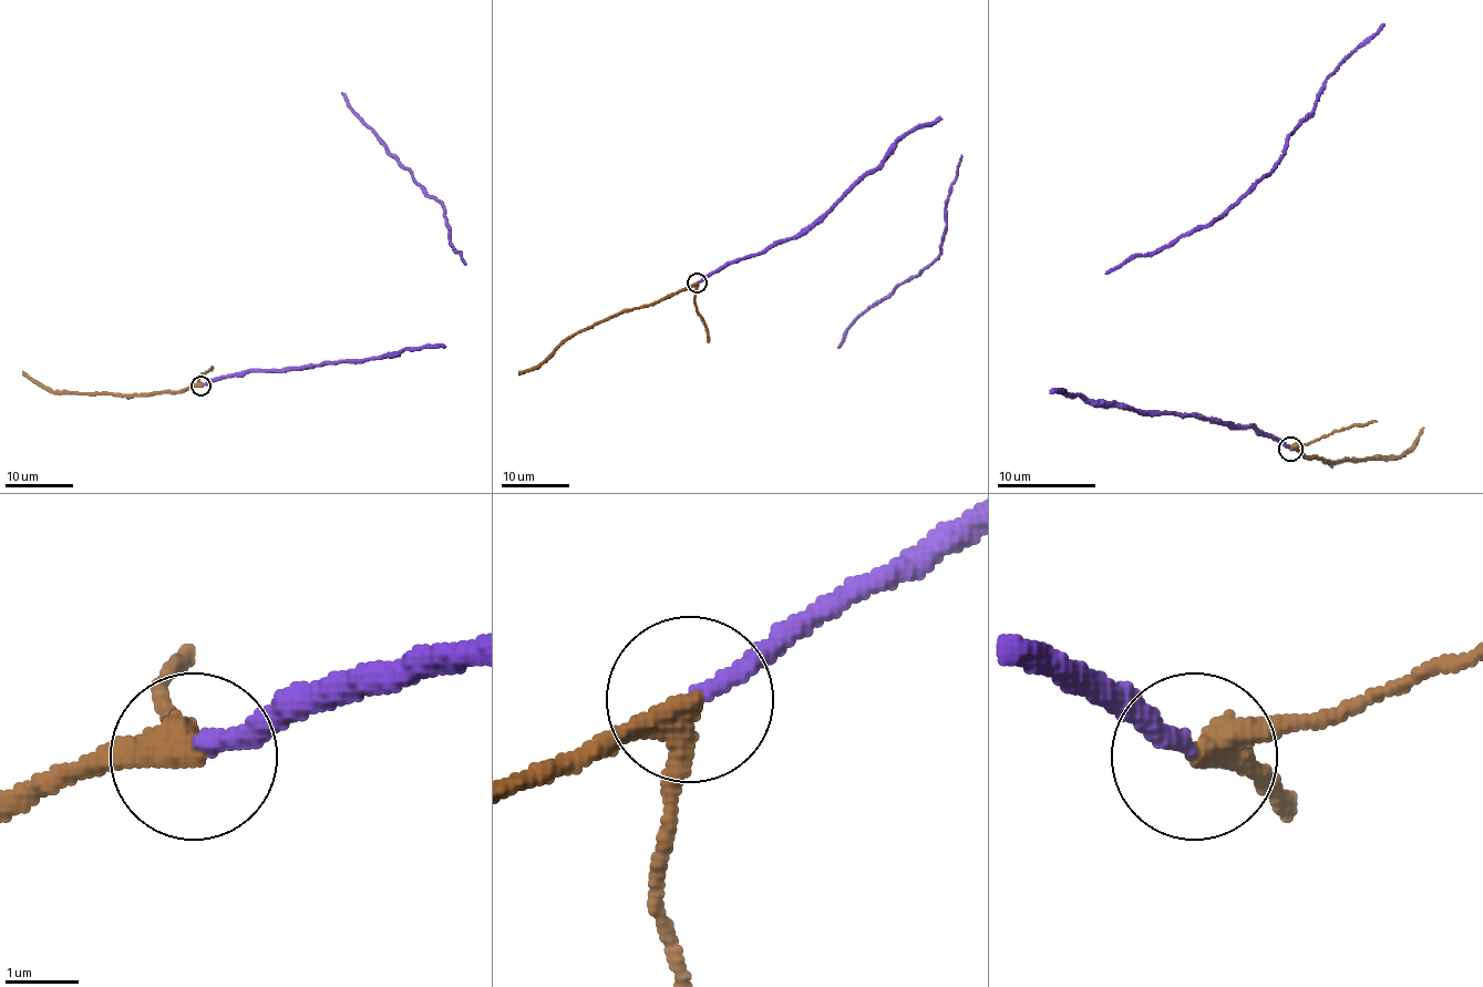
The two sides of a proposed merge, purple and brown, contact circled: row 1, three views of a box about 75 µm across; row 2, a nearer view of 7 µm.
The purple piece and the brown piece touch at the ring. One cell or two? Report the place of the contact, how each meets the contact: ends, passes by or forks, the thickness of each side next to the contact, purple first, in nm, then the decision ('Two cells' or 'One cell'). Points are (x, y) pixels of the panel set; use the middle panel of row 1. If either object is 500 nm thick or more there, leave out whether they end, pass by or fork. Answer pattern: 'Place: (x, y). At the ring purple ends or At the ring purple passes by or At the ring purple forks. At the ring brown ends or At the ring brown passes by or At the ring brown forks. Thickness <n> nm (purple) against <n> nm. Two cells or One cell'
Place: (697, 283). At the ring purple ends. At the ring brown passes by. Thickness 240 nm (purple) against 360 nm. One cell

